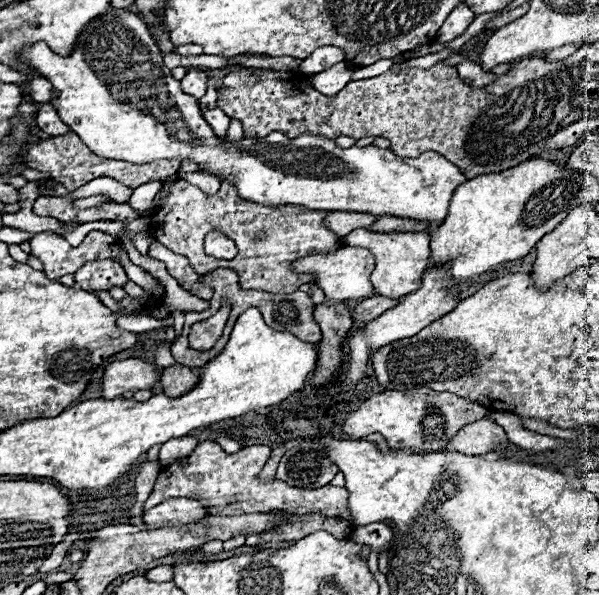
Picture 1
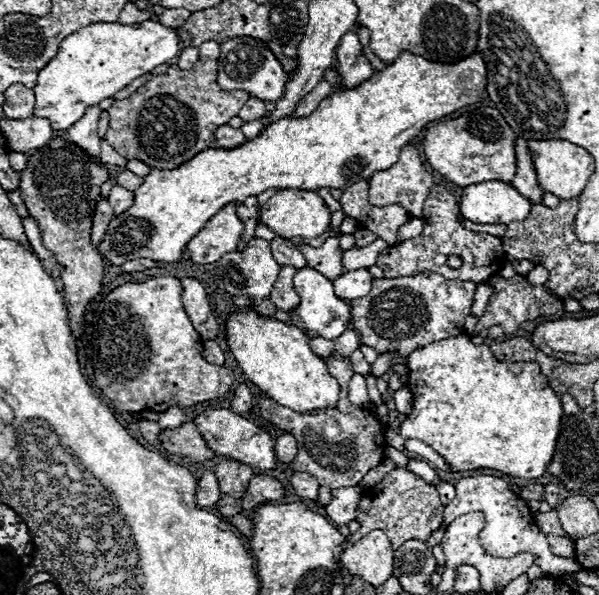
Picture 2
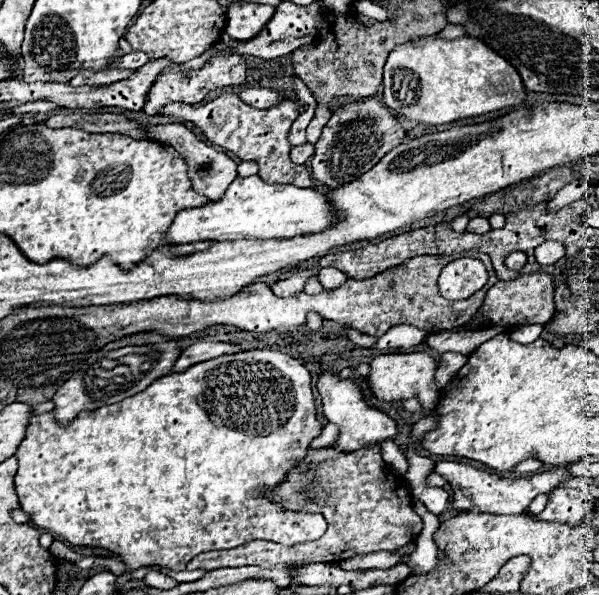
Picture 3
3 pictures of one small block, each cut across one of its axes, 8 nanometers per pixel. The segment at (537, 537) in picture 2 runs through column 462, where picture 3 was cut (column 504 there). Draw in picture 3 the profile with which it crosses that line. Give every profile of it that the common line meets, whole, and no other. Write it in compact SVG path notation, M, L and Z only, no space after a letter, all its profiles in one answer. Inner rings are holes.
M436 462L434 468L436 474L442 474L450 486L454 488L456 495L453 500L453 509L456 514L464 512L474 512L474 514L518 514L518 512L526 512L528 504L538 496L538 494L550 494L554 492L560 484L564 484L566 480L572 478L568 468L554 468L548 470L544 474L536 474L536 476L528 476L528 478L498 478L494 474L476 470L472 466L466 464L456 464L456 462Z

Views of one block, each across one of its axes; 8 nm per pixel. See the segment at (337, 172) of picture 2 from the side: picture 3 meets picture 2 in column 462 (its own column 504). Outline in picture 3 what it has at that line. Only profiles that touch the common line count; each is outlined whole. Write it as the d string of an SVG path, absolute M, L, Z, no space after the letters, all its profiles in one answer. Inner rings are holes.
M426 36L400 44L384 66L384 104L410 120L440 126L460 118L480 116L524 100L524 84L512 64L502 60L486 42L470 36L454 40Z

